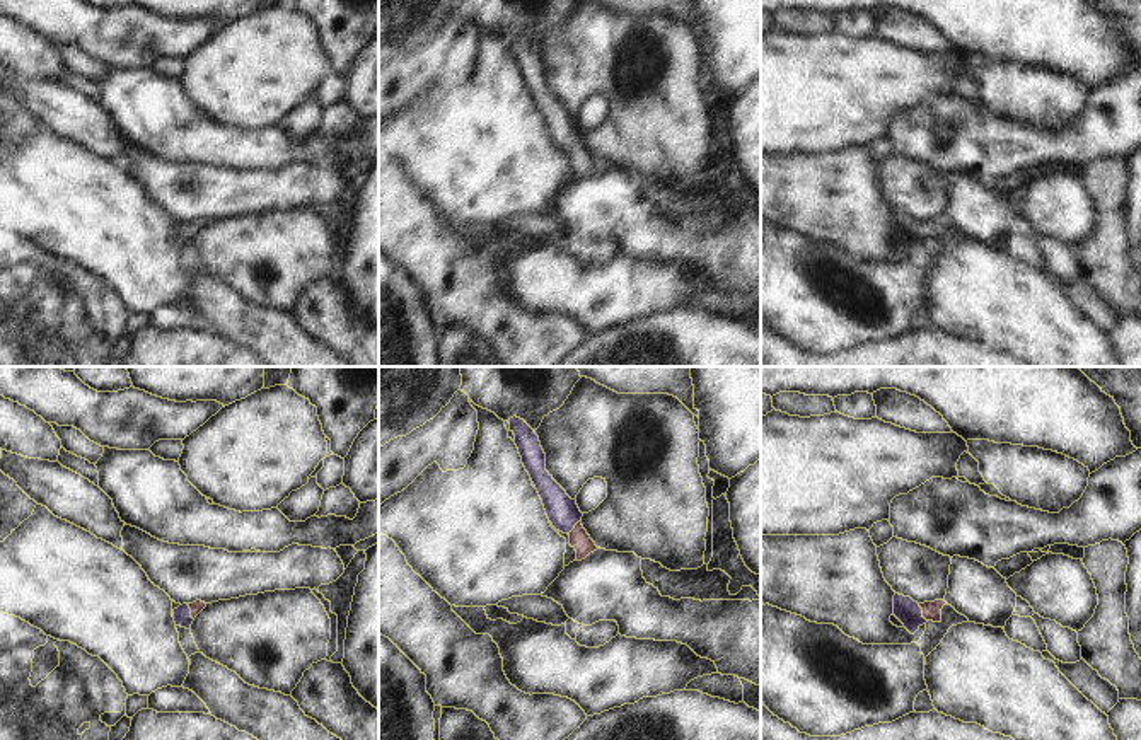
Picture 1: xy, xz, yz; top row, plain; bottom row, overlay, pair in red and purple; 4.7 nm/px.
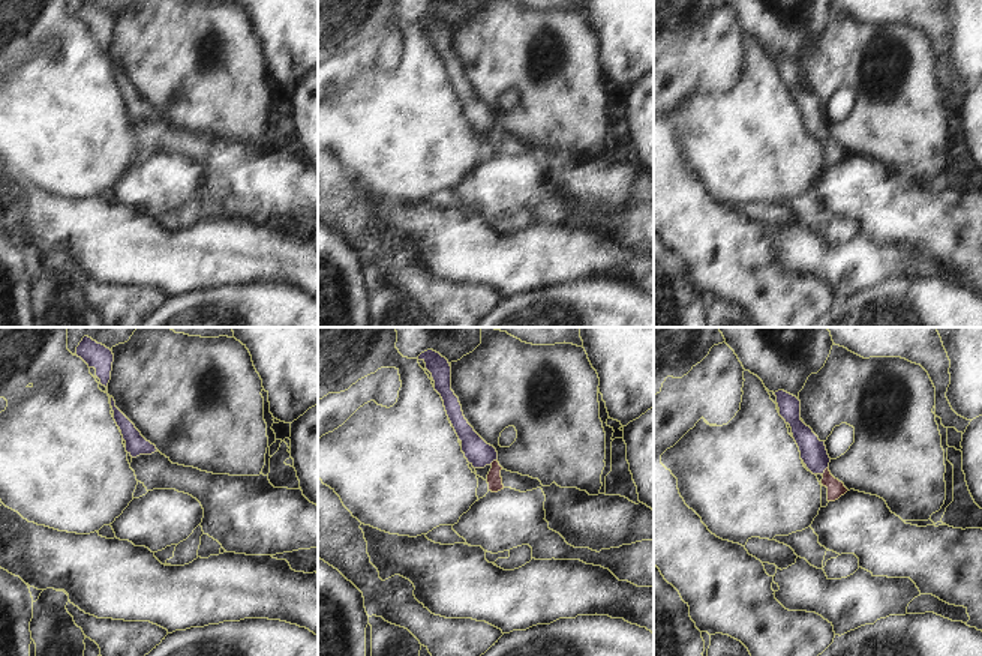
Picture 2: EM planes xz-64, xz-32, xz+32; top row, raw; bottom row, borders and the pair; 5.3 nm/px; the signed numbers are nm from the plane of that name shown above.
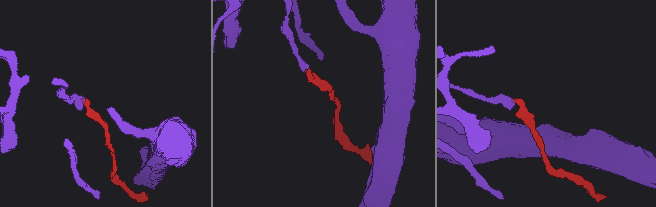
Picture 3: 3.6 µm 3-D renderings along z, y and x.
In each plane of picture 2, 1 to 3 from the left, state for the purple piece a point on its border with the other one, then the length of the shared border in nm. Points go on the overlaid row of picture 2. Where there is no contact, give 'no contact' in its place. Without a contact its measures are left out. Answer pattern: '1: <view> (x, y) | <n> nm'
1: no contact
2: xz-32 (493, 461) | 60 nm
3: xz+32 (825, 470) | 70 nm

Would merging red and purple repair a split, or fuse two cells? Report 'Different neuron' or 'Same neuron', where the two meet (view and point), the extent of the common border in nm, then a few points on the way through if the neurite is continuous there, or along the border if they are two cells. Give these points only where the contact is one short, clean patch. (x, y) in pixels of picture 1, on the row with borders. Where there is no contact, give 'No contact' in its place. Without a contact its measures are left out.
Same neuron. Touches red at yz (923, 612). Shared border 100 nm. Path across: yz (932, 611), (923, 612), (908, 611)

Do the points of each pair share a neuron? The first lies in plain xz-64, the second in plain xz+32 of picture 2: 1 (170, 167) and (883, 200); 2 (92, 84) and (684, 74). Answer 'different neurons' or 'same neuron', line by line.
1: same neuron
2: different neurons

